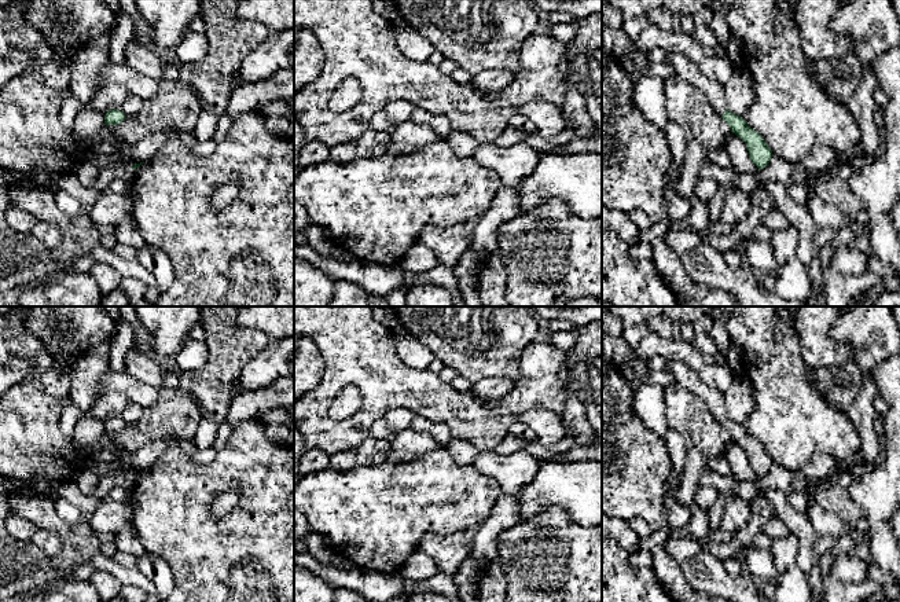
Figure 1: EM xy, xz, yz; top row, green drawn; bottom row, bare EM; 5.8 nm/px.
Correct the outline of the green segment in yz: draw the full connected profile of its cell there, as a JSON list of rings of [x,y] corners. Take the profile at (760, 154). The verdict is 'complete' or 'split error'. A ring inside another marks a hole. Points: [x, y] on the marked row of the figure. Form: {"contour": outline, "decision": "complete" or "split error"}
{"contour": [[[668,49],[665,62],[672,67],[673,74],[693,84],[706,95],[715,111],[730,125],[731,132],[746,143],[752,162],[760,170],[764,169],[774,155],[772,150],[768,147],[761,135],[752,129],[742,117],[727,109],[724,85],[708,78],[699,70],[697,63],[680,54],[672,52],[671,49]]], "decision": "split error"}

